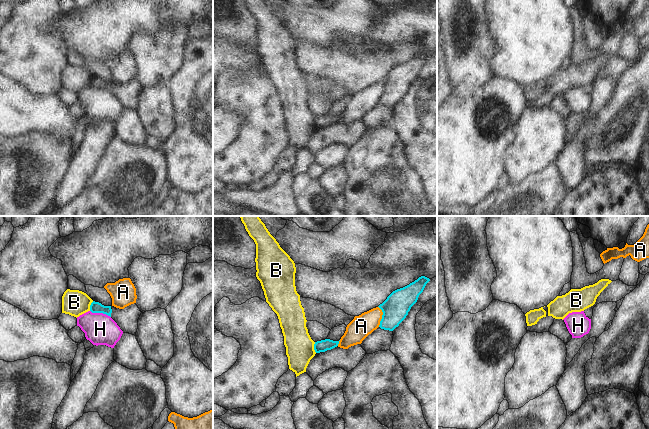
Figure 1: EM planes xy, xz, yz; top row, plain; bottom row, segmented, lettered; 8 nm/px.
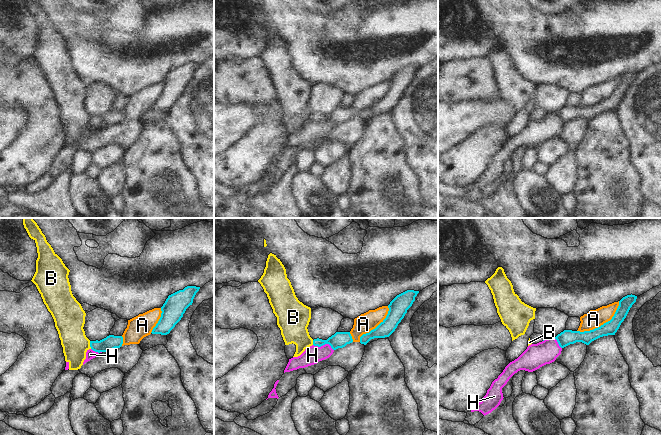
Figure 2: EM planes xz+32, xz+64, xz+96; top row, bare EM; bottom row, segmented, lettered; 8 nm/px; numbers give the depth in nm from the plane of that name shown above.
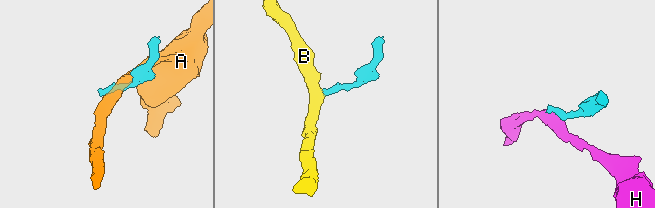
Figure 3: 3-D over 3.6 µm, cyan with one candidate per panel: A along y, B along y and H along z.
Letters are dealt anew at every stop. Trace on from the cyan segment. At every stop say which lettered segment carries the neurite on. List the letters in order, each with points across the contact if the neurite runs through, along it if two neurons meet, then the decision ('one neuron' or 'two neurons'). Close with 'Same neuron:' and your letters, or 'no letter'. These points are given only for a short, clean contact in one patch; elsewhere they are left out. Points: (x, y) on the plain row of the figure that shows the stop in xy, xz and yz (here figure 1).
A: two neurons
B: border xz (314, 118), (314, 126), (316, 128); two neurons
H: border xy (90, 86), (96, 89), (105, 89), (110, 93); two neurons
Same neuron: no letter

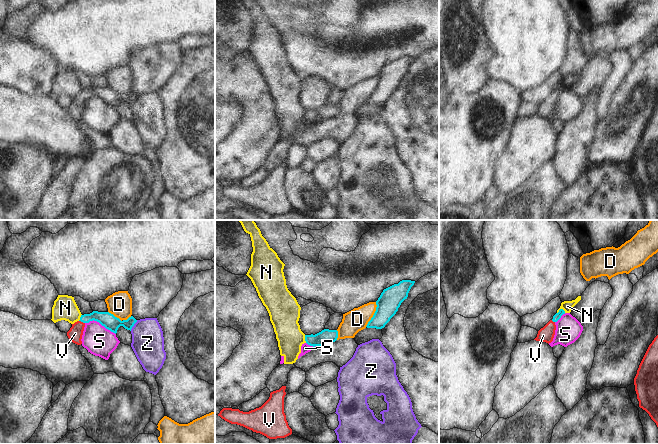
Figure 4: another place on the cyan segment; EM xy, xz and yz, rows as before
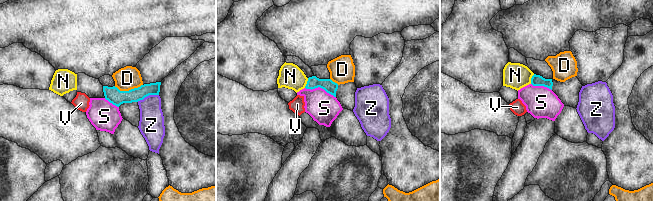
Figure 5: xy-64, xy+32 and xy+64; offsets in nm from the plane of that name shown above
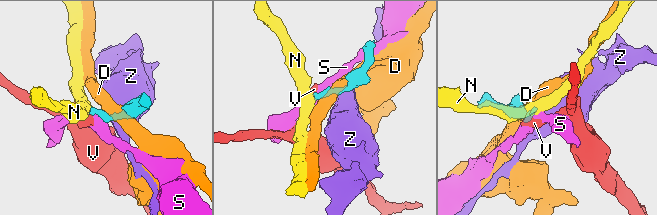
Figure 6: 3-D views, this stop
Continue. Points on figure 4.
D: two neurons
N: border yz (565, 87), (560, 85), (557, 89); two neurons
S: border xy (85, 98), (96, 96), (115, 110); two neurons
V: way xy (109, 97), (102, 93), (82, 97), (75, 109); one neuron
Z: border xy (137, 96), (130, 106); two neurons
Same neuron: V

